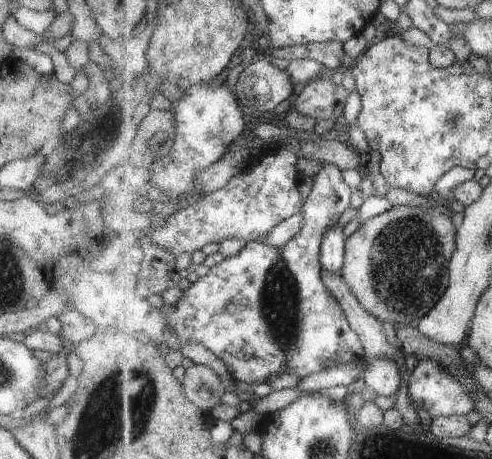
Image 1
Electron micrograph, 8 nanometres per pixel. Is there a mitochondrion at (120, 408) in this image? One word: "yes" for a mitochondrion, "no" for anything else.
yes

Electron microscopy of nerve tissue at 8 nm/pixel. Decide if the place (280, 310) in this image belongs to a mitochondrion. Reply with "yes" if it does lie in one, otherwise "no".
yes

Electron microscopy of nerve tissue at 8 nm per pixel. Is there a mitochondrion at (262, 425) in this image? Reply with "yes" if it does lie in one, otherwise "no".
no

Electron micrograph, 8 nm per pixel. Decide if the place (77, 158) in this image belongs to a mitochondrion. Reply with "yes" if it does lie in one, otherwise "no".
yes

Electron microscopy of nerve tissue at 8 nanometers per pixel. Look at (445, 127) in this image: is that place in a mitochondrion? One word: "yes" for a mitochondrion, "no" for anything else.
yes

